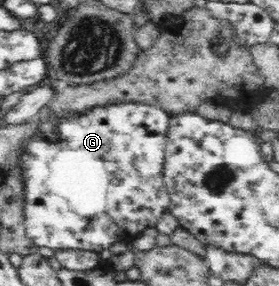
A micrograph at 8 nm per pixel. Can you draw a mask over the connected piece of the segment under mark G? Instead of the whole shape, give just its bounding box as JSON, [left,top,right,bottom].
[20,102,172,254]

